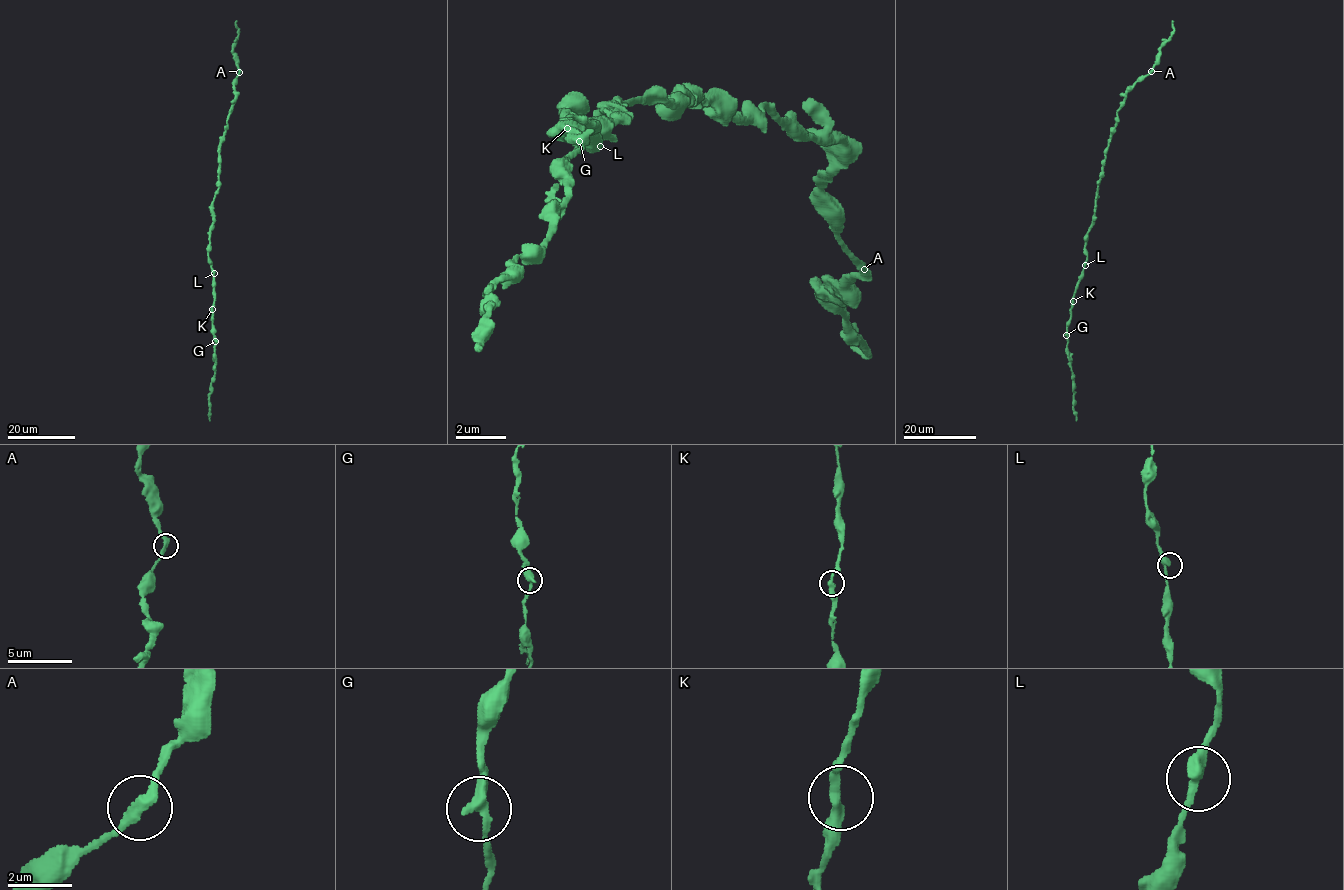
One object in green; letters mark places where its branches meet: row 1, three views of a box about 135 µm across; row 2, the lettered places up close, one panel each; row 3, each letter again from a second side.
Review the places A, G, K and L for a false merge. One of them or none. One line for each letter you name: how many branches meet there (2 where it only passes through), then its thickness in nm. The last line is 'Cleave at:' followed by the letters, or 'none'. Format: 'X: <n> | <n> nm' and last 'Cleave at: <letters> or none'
Cleave at: none

